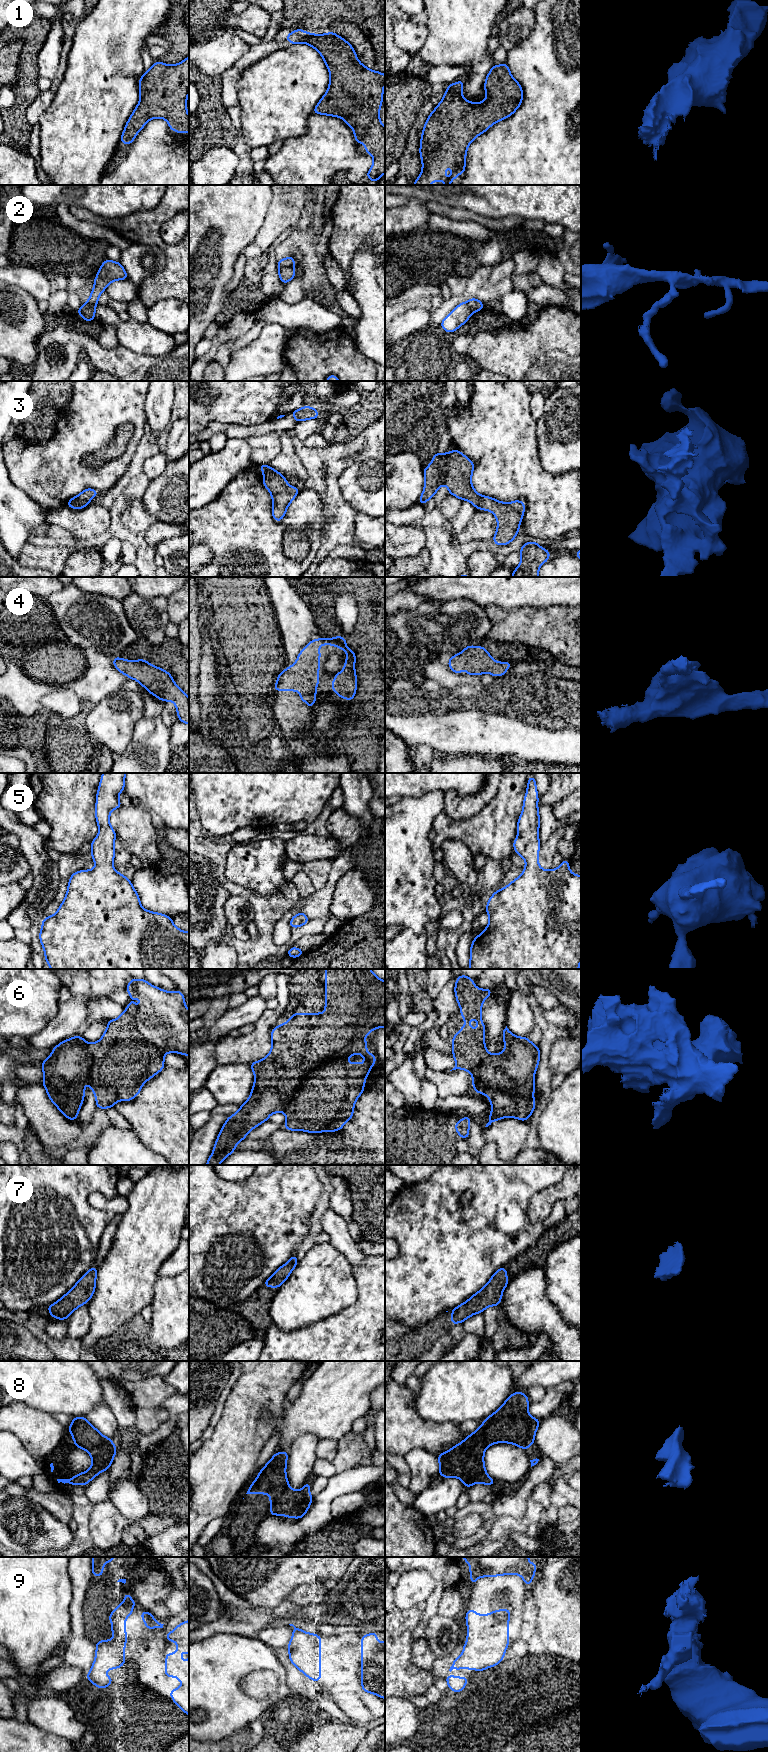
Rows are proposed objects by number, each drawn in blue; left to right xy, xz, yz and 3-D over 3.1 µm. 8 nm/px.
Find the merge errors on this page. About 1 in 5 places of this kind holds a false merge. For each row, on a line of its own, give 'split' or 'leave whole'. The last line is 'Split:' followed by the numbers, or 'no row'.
1: leave whole
2: split
3: leave whole
4: leave whole
5: leave whole
6: leave whole
7: leave whole
8: leave whole
9: leave whole
Split: 2

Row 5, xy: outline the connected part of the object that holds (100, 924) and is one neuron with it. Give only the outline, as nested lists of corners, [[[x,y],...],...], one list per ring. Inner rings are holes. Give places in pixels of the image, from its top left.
[[[103,773],[101,776],[95,807],[99,833],[91,842],[91,855],[96,866],[92,870],[73,873],[57,912],[42,920],[39,938],[45,961],[51,969],[189,969],[189,932],[178,929],[168,915],[145,910],[131,880],[113,867],[117,835],[109,819],[111,811],[122,806],[118,794],[124,792],[125,774]]]

